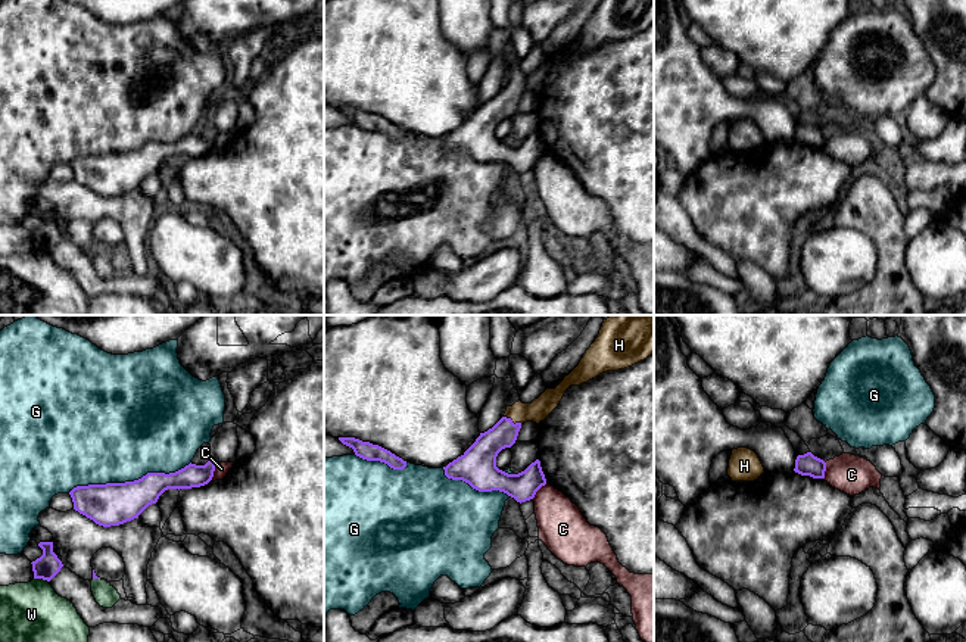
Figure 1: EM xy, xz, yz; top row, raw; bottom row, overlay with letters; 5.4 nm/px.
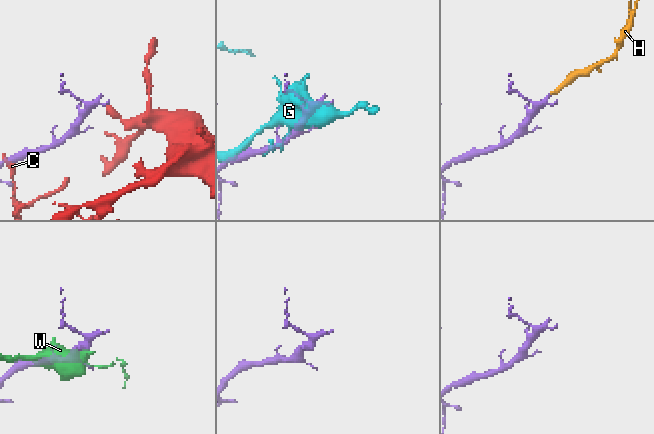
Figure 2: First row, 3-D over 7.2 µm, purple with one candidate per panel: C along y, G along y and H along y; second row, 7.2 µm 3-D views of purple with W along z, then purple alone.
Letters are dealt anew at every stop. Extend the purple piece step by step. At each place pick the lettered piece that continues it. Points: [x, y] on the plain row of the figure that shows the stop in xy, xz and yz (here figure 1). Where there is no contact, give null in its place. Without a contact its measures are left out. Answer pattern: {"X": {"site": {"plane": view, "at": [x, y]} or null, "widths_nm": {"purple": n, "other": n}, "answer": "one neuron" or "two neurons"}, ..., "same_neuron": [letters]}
{"C": {"site": {"plane": "xy", "at": [214, 140]}, "widths_nm": {"purple": 130, "other": 80}, "answer": "two neurons"}, "G": {"site": {"plane": "xy", "at": [128, 152]}, "widths_nm": {"purple": 240, "other": 480}, "answer": "two neurons"}, "H": {"site": {"plane": "xz", "at": [511, 92]}, "widths_nm": {"purple": 160, "other": 120}, "answer": "one neuron"}, "W": {"site": {"plane": "xy", "at": [41, 248]}, "widths_nm": {"purple": 140, "other": 380}, "answer": "two neurons"}, "same_neuron": ["H"]}

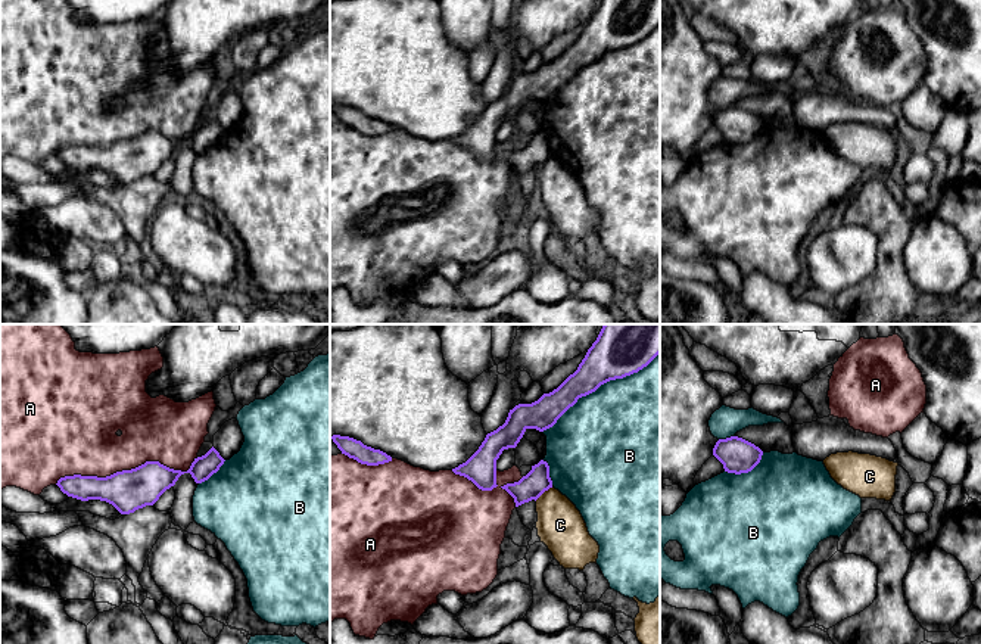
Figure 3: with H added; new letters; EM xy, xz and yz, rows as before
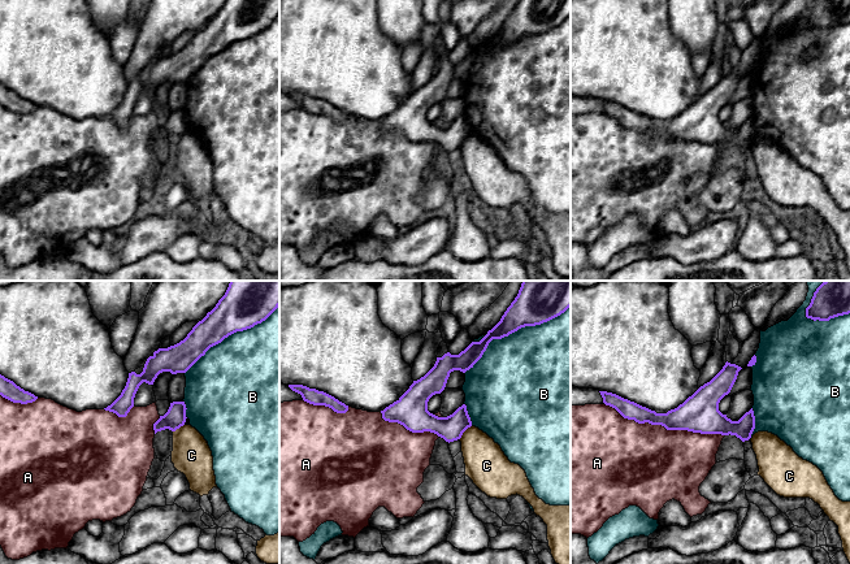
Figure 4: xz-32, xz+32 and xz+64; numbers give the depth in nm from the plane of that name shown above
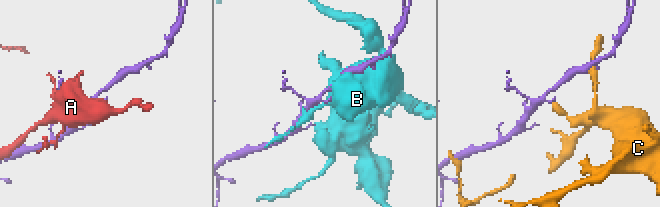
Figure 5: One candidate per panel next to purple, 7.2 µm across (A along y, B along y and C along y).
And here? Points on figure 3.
{"A": {"site": {"plane": "xy", "at": [127, 140]}, "widths_nm": {"purple": 220, "other": 320}, "answer": "two neurons"}, "B": {"site": {"plane": "xz", "at": [600, 55]}, "widths_nm": {"purple": 260, "other": 480}, "answer": "two neurons"}, "C": {"site": {"plane": "xz", "at": [544, 161]}, "widths_nm": {"purple": 140, "other": 260}, "answer": "two neurons"}, "same_neuron": []}

